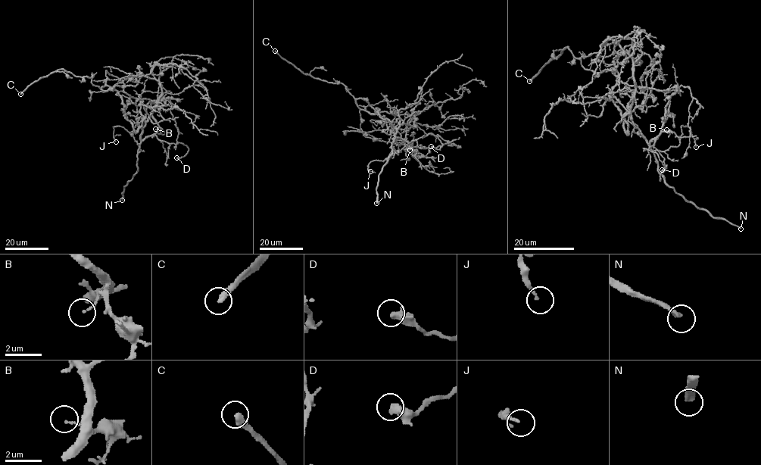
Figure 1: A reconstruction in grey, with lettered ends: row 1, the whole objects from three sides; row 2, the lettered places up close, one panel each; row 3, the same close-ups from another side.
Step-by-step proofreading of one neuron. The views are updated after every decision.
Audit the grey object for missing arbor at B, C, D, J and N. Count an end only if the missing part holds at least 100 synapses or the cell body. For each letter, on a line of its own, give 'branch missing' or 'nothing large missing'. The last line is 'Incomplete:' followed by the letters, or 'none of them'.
B: nothing large missing
C: branch missing
D: nothing large missing
J: nothing large missing
N: branch missing
Incomplete: C, N

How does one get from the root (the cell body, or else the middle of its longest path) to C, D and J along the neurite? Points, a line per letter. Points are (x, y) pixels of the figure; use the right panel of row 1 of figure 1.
C: (624, 121), (621, 109), (611, 97), (617, 77), (610, 70), (600, 73), (587, 70), (567, 47), (529, 81)
D: (624, 121), (627, 133), (625, 114), (647, 144), (656, 138), (644, 151), (656, 154), (665, 166), (662, 170)
J: (624, 121), (628, 133), (628, 114), (653, 151), (677, 146), (681, 126), (689, 128), (696, 147)

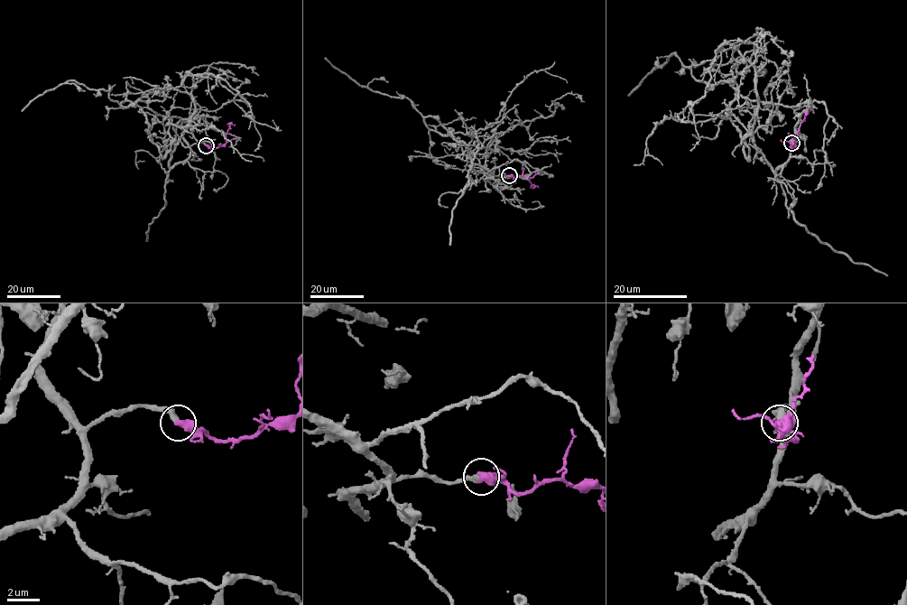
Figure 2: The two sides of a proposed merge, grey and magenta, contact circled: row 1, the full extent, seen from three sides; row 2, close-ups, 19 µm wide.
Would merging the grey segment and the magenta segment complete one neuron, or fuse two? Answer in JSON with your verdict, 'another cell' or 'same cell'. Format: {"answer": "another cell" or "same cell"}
{"answer": "same cell"}

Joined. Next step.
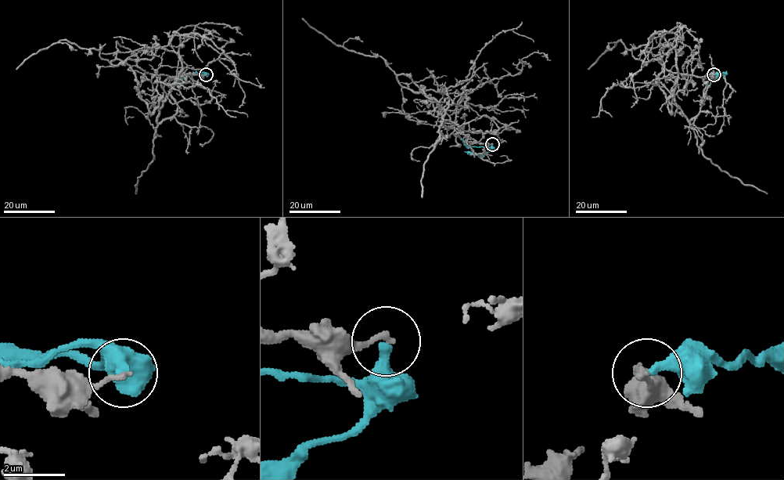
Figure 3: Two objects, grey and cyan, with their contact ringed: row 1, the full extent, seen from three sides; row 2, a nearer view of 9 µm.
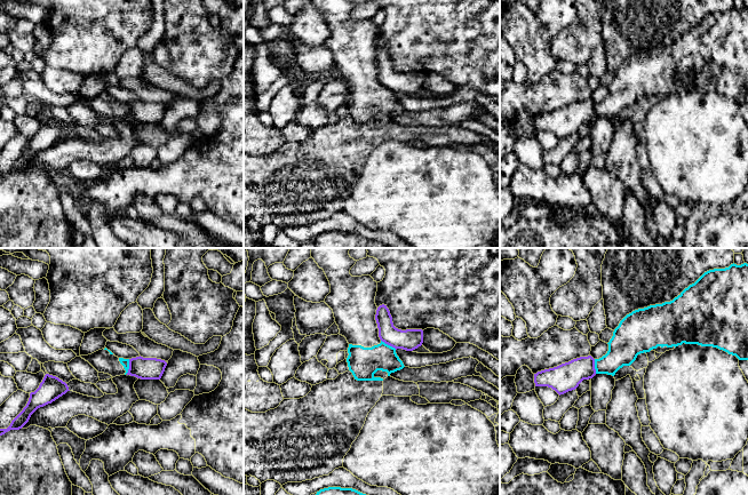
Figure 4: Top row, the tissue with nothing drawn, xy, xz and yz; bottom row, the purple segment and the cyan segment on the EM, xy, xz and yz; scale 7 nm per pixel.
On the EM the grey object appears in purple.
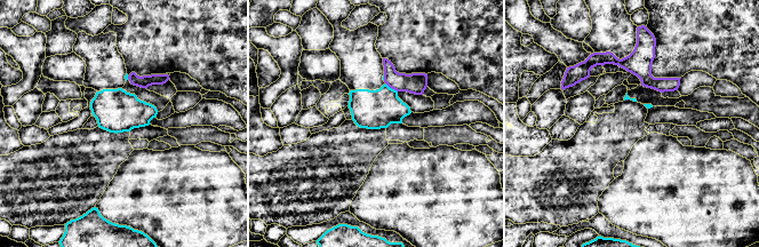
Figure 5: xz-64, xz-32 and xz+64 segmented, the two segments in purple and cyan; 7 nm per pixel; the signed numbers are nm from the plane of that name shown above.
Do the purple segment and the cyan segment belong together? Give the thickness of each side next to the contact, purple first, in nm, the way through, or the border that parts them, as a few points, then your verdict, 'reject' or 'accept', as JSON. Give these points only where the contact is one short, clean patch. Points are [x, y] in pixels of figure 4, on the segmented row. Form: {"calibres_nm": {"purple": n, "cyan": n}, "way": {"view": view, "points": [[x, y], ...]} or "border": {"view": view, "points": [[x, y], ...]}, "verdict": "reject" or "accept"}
{"calibres_nm": {"purple": 150, "cyan": 220}, "border": {"view": "xz", "points": [[381, 340], [396, 349]]}, "verdict": "reject"}

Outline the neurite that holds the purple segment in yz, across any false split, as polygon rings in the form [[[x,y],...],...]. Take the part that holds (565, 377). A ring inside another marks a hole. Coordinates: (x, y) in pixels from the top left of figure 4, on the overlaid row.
[[[591,356],[580,357],[557,367],[534,374],[535,386],[548,386],[559,396],[575,390],[583,380],[596,375],[595,359]]]

